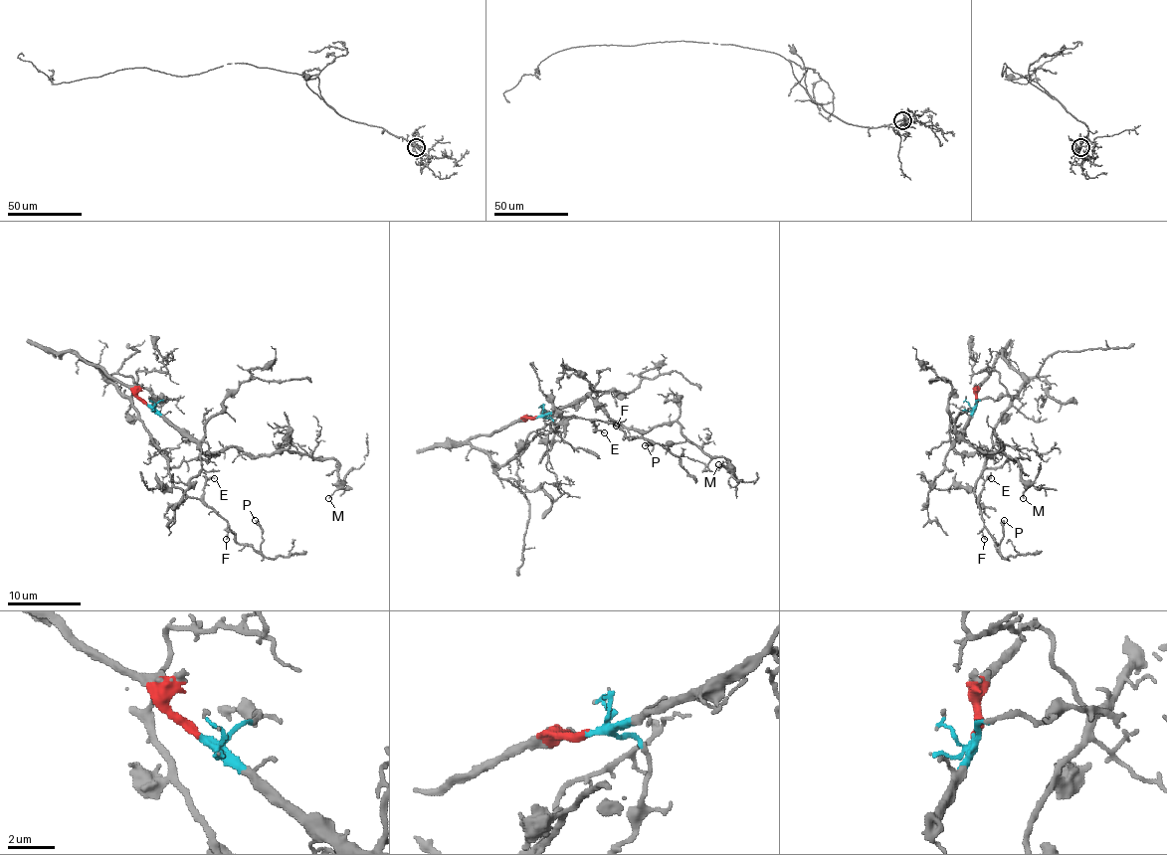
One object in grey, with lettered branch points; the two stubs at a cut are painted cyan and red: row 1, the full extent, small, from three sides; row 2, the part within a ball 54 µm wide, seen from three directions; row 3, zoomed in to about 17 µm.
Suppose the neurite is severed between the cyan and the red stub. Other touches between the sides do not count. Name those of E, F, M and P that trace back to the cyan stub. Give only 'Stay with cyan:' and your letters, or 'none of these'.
Stay with cyan: M

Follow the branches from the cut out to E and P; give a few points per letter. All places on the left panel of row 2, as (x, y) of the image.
E: (145, 403), (80, 357), (105, 377), (138, 414), (175, 486), (199, 499), (205, 482), (214, 478)
P: (145, 403), (80, 357), (138, 414), (175, 486), (210, 506), (240, 545), (258, 550), (262, 528), (255, 521)

